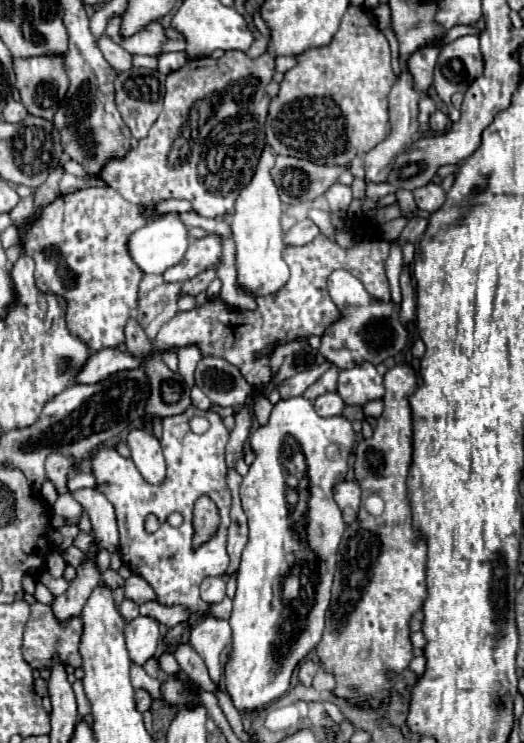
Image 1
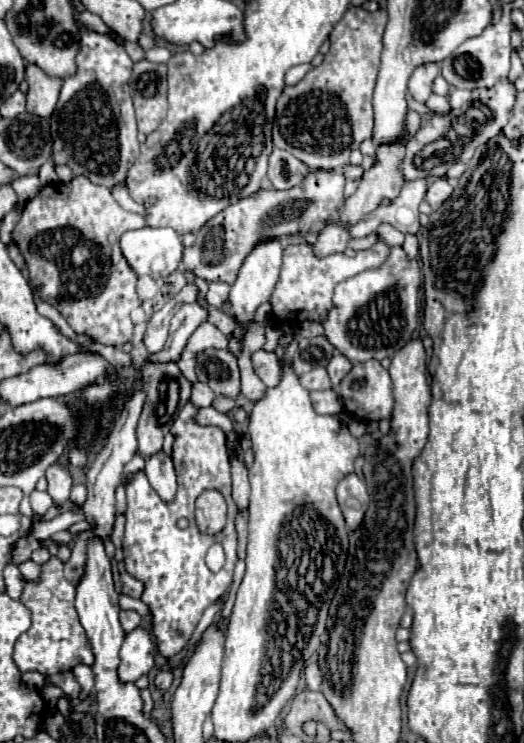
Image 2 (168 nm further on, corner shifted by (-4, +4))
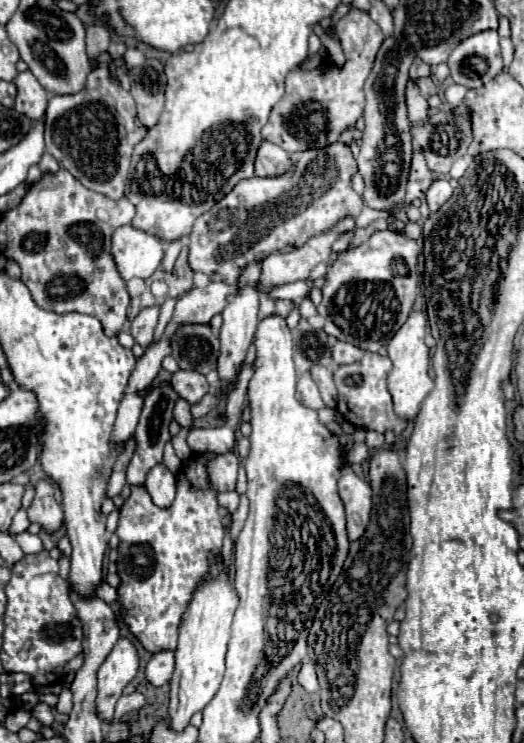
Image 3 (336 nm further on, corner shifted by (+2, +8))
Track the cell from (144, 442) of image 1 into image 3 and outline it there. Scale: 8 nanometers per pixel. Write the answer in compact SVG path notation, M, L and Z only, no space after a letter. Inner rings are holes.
M156 464L156 468L148 472L144 486L150 492L156 506L168 508L172 504L174 490L176 490L176 478L164 464Z

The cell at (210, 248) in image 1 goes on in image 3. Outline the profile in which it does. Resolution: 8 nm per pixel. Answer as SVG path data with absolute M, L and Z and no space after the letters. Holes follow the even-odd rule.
M336 142L320 150L300 152L300 182L296 170L278 178L240 180L236 188L202 214L190 232L188 264L214 282L234 284L240 270L252 260L264 260L284 246L302 246L312 236L334 226L342 216L358 216L364 200L350 188L356 160L344 144ZM322 184L322 194L320 194Z

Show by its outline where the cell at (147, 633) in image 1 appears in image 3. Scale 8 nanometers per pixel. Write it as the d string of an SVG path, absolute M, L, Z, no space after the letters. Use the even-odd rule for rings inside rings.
M120 638L104 664L98 670L98 716L106 722L112 720L114 704L122 696L124 686L136 676L140 658L136 646L128 638Z

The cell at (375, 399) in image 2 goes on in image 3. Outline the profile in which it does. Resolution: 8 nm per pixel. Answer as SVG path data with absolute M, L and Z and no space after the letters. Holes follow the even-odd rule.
M366 352L362 360L348 366L338 366L334 370L334 382L338 388L338 412L356 428L386 432L394 430L398 436L408 426L406 420L398 418L392 410L392 396L386 388L386 376L392 368L392 362L386 356Z

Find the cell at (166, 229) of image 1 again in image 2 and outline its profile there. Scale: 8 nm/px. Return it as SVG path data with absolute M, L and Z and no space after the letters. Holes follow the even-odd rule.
M138 228L120 238L122 254L138 276L168 276L182 258L182 240L172 228Z

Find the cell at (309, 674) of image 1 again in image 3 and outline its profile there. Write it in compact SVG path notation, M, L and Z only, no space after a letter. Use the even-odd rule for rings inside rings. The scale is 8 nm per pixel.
M312 662L302 664L302 668L298 672L298 682L306 692L310 692L310 694L318 692L318 680L316 680L316 670L314 670Z

